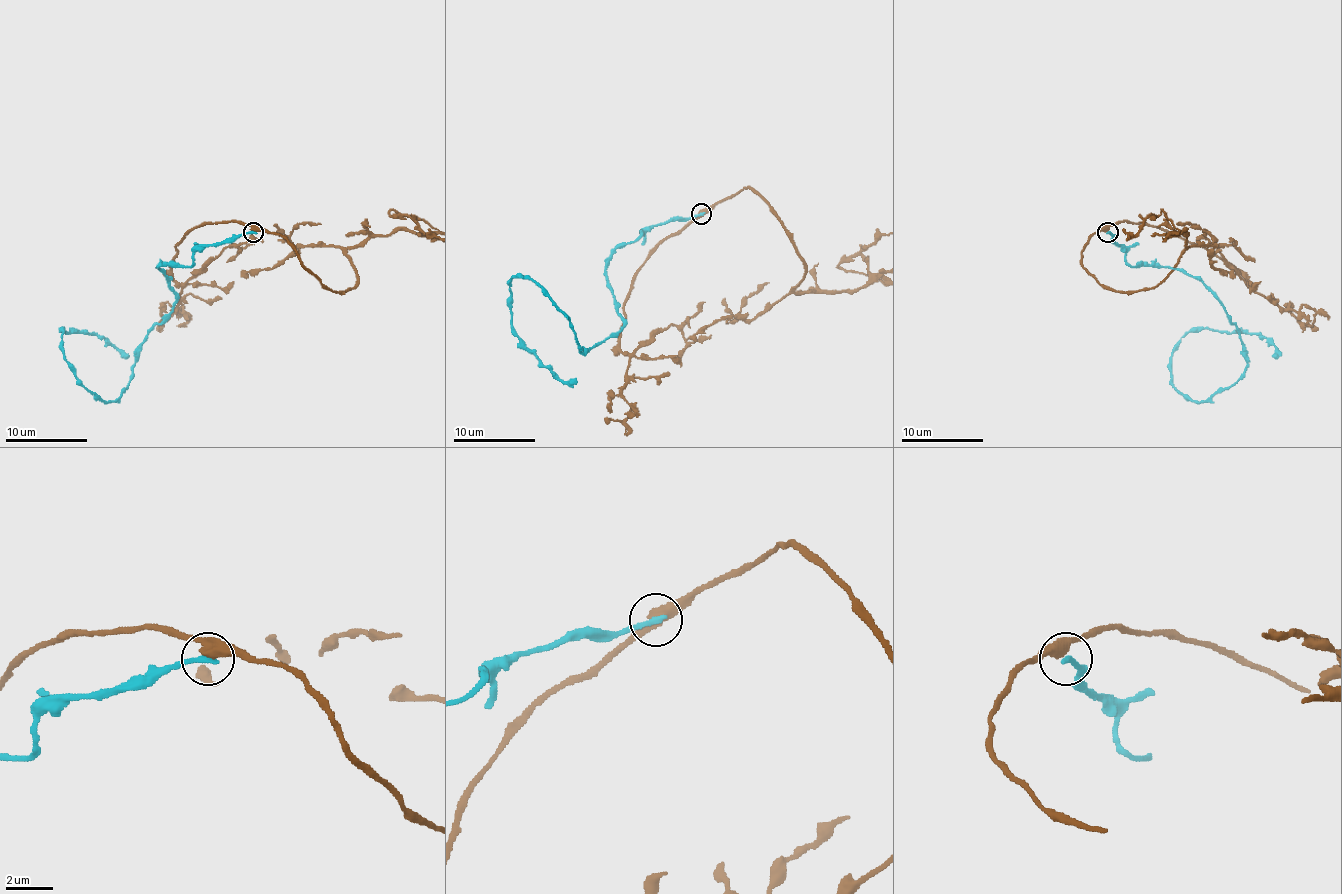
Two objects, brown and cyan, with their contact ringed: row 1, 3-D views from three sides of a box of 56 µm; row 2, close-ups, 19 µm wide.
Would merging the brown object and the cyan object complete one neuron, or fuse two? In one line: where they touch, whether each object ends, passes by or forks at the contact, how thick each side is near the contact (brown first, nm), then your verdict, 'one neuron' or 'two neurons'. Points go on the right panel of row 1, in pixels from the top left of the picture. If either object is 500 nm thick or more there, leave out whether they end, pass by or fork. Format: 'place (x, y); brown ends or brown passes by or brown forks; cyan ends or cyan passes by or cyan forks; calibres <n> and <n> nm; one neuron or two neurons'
place (1108, 232); brown passes by; cyan ends; calibres 440 and 240 nm; two neurons

